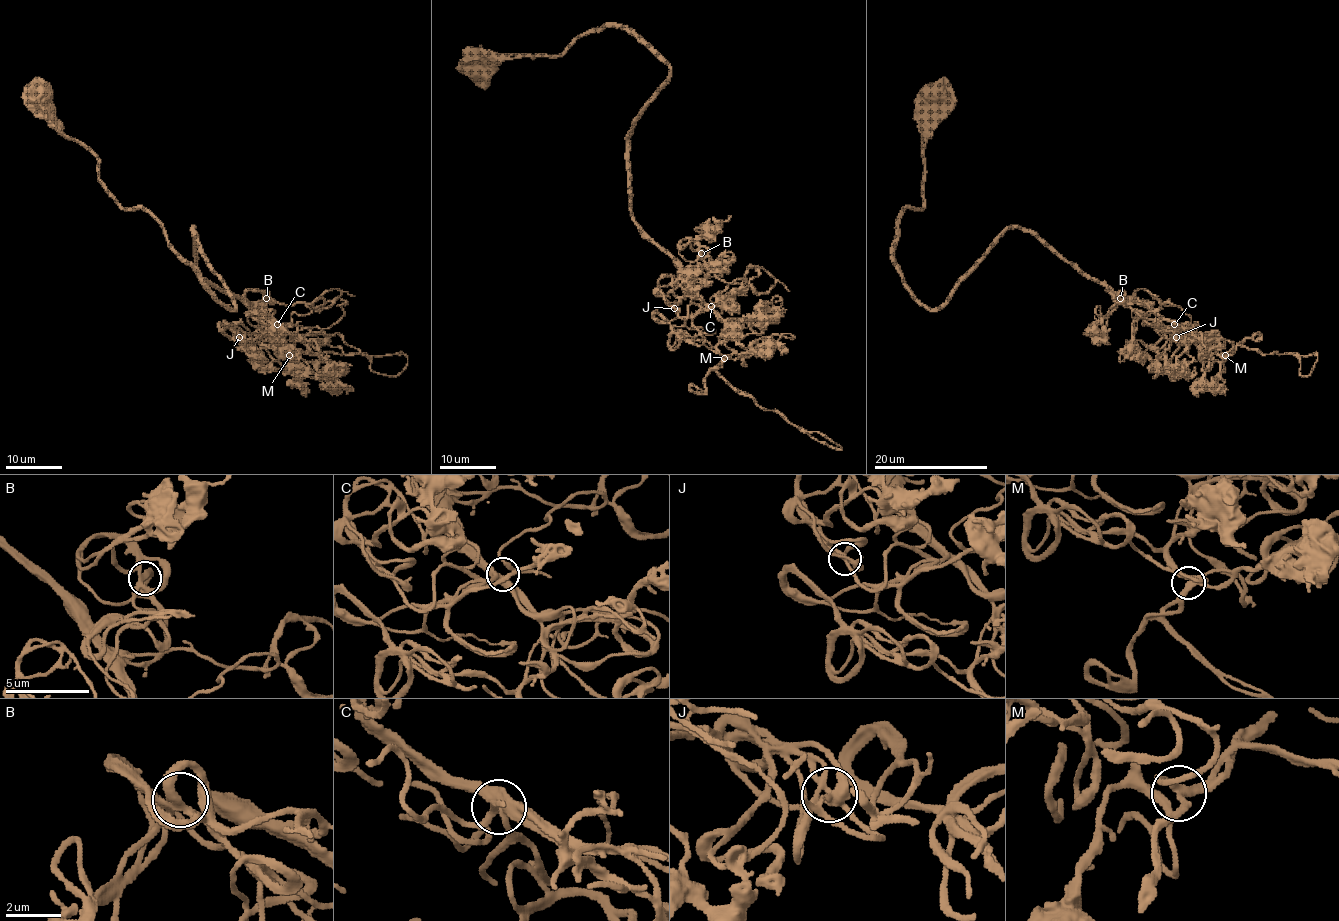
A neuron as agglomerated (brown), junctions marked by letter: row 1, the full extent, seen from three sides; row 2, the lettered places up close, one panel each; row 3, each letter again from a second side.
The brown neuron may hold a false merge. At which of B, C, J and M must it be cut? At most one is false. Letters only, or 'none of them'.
none of them

